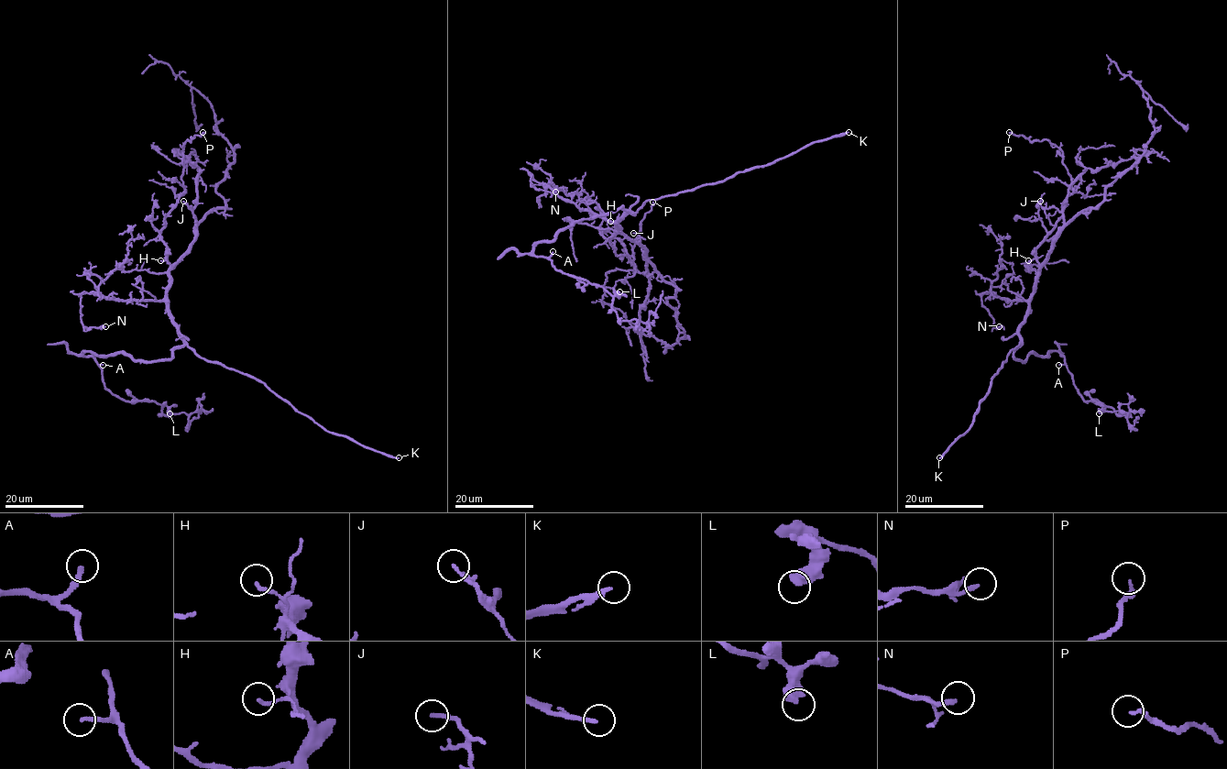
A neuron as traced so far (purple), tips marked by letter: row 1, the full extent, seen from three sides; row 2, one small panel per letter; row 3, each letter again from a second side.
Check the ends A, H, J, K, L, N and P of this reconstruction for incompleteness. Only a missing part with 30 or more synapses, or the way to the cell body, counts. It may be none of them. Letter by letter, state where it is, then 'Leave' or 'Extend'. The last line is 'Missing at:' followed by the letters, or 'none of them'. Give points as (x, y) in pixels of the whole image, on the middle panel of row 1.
A: Place: (553, 251). Extend
H: Place: (610, 221). Leave
J: Place: (633, 233). Leave
K: Place: (849, 132). Extend
L: Place: (619, 291). Leave
N: Place: (555, 192). Leave
P: Place: (652, 202). Leave
Missing at: A, K

